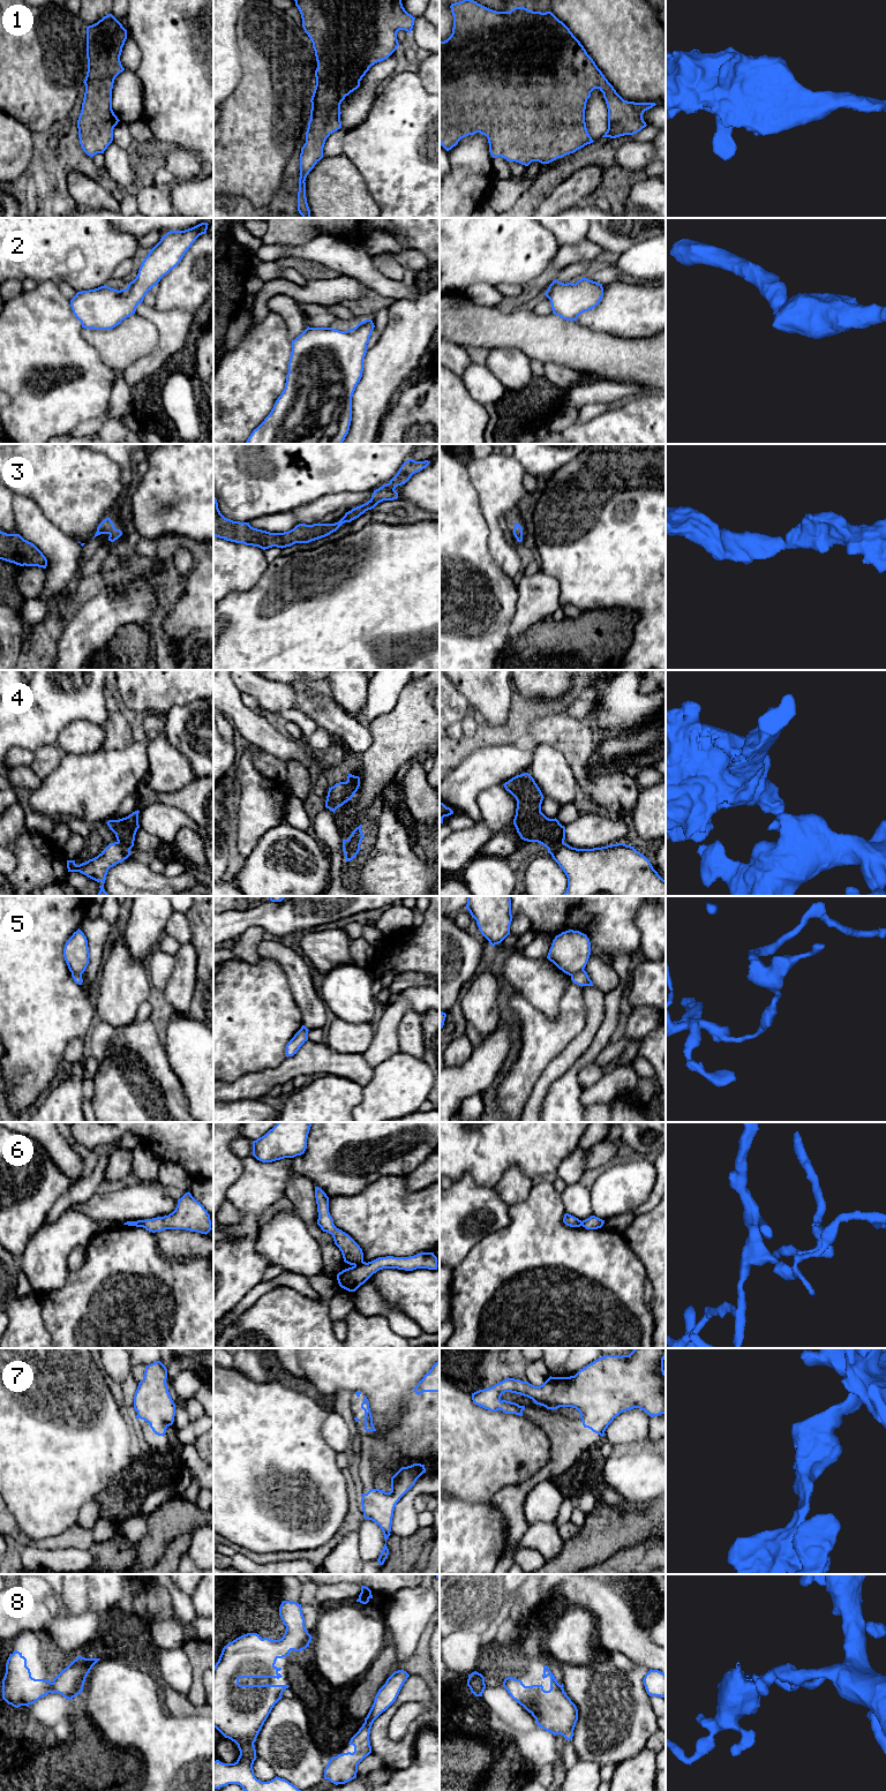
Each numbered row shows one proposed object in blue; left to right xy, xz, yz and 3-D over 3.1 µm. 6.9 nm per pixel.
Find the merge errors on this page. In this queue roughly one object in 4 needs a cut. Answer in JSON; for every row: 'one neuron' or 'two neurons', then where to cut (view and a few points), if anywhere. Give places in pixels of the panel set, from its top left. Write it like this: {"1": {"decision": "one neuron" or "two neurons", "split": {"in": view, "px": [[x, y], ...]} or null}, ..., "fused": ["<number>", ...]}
{"1": {"decision": "one neuron", "split": null}, "2": {"decision": "one neuron", "split": null}, "3": {"decision": "one neuron", "split": null}, "4": {"decision": "two neurons", "split": {"in": "yz", "px": [[563, 842], [547, 848]]}}, "5": {"decision": "two neurons", "split": {"in": "yz", "px": [[583, 969], [571, 976]]}}, "6": {"decision": "two neurons", "split": {"in": "xz", "px": [[363, 1262], [354, 1265]]}}, "7": {"decision": "one neuron", "split": null}, "8": {"decision": "one neuron", "split": null}, "fused": ["4", "5", "6"]}

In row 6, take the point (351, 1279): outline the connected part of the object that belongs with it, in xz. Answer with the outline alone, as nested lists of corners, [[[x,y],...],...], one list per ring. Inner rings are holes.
[[[420,1252],[410,1257],[378,1257],[371,1262],[345,1269],[337,1274],[338,1284],[348,1292],[355,1292],[374,1273],[383,1269],[413,1271],[416,1269],[437,1270],[437,1257],[434,1252]]]

